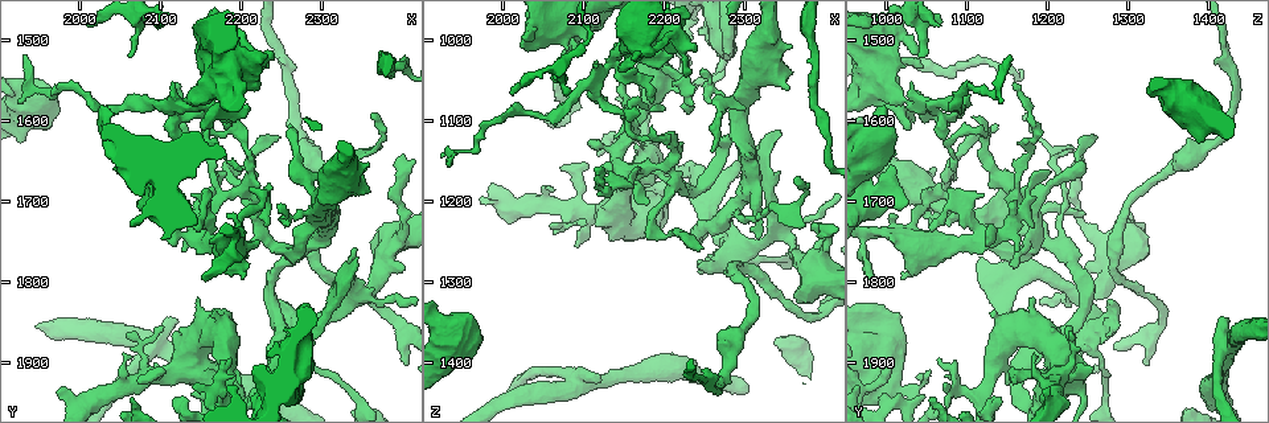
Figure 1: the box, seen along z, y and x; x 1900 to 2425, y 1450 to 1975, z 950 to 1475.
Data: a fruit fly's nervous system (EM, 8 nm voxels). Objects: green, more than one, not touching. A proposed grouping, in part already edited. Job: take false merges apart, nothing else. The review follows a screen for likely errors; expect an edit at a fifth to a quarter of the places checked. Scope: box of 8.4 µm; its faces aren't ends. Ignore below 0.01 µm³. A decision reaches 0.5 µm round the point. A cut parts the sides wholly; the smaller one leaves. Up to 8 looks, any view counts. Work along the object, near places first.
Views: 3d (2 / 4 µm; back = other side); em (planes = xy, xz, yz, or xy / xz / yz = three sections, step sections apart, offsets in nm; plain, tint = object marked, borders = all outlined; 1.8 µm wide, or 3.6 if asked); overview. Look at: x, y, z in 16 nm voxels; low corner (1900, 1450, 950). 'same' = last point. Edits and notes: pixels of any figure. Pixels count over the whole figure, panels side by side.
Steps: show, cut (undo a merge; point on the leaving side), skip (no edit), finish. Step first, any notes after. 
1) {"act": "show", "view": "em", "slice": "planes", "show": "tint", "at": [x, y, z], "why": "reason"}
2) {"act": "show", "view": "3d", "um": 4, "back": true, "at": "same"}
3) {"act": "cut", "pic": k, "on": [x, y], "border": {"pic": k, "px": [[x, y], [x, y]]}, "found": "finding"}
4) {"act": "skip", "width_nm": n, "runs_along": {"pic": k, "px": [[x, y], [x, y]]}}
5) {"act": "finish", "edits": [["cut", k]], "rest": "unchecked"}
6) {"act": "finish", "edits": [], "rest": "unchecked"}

{"act": "show", "view": "3d", "um": 2, "at": [2160, 1710, 1165], "why": "branch point"}

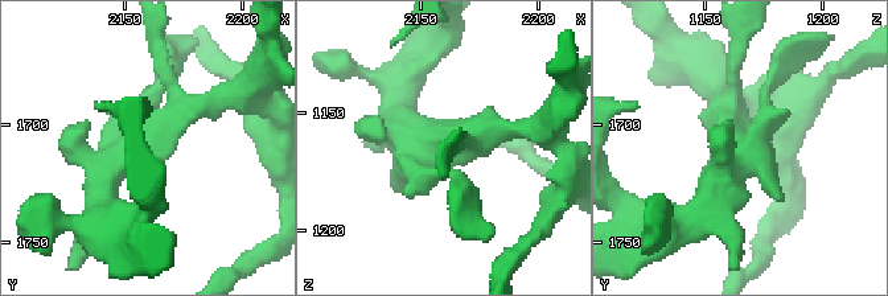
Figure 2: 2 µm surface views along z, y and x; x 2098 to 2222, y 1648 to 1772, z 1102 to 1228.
{"act": "show", "view": "em", "slice": "yz", "step": 4, "show": "tint", "at": [2156, 1710, 1165]}

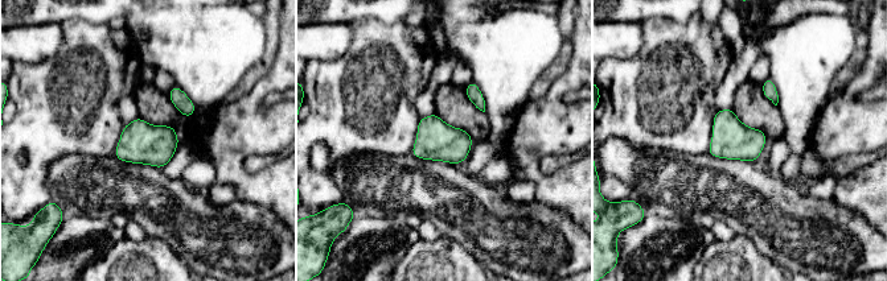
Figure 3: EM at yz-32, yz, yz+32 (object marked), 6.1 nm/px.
{"act": "show", "view": "em", "slice": "planes", "show": "tint", "at": "same", "why": "cut it another way"}

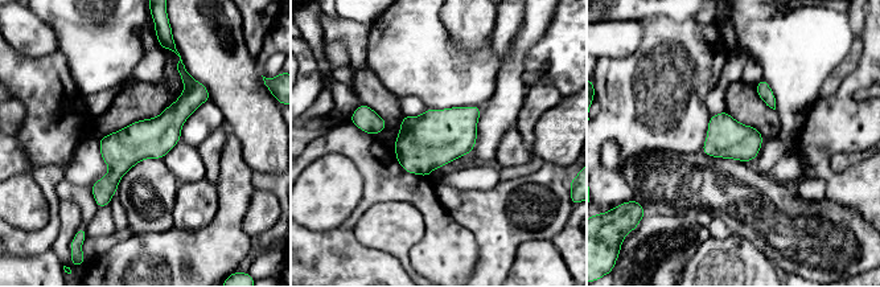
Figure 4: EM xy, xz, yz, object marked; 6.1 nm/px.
{"act": "skip", "runs_along": {"pic": 4, "px": [[183, 72], [189, 101], [101, 203]]}, "found": "all the same neuron"}

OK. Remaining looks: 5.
{"act": "show", "view": "em", "slice": "planes", "show": "tint", "at": [2095, 1880, 1430], "why": "three arms meet"}

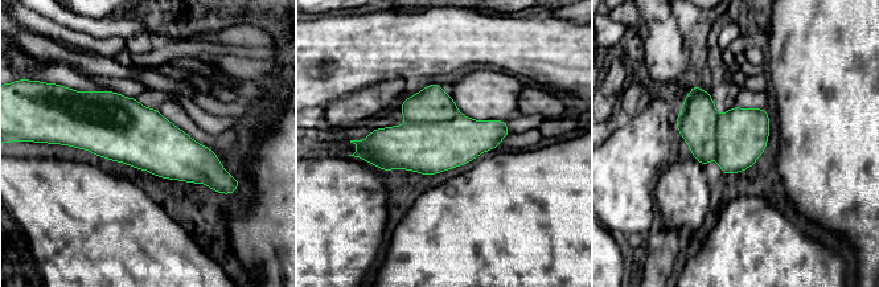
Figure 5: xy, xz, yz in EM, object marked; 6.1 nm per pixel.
{"act": "cut", "pic": 5, "on": [432, 103], "found": "two neurons meet here"}

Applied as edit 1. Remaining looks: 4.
{"act": "show", "view": "em", "slice": "planes", "show": "borders", "at": [2290, 1855, 1260], "why": "calibre changes"}

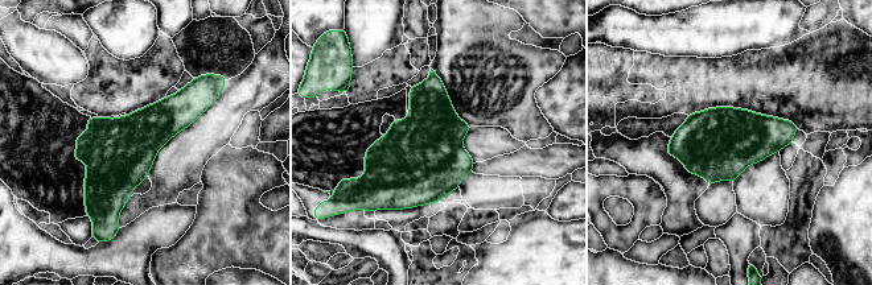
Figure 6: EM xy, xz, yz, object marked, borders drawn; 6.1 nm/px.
{"act": "skip", "found": "one neuron here"}

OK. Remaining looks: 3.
{"act": "finish", "edits": [["cut", 5]], "rest": "unchecked"}

